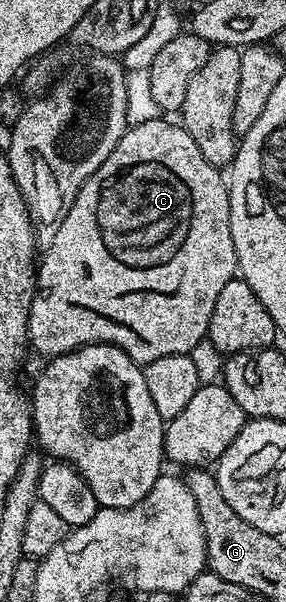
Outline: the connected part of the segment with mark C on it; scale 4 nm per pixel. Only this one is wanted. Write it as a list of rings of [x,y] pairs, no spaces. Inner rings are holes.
[[[161,116],[156,119],[147,120],[145,123],[129,125],[123,136],[118,140],[118,144],[114,148],[114,152],[110,152],[110,156],[106,156],[106,160],[99,168],[84,181],[82,188],[76,193],[76,199],[72,202],[70,212],[66,212],[66,220],[62,220],[62,224],[58,228],[58,232],[54,232],[54,240],[47,243],[45,252],[38,262],[36,272],[36,294],[32,298],[30,304],[30,312],[28,313],[28,341],[33,351],[37,350],[40,354],[45,354],[45,359],[51,360],[59,357],[60,354],[69,354],[72,350],[79,349],[80,346],[94,346],[99,342],[105,342],[111,346],[121,346],[126,352],[126,356],[133,358],[135,362],[147,364],[154,360],[159,360],[161,356],[174,356],[175,354],[190,354],[199,341],[207,339],[208,325],[210,324],[210,316],[214,316],[214,304],[218,301],[218,295],[222,292],[222,288],[226,288],[226,284],[230,284],[232,278],[237,277],[238,267],[236,264],[236,253],[234,252],[234,236],[230,236],[230,200],[228,199],[228,183],[225,175],[214,165],[210,164],[210,160],[206,160],[206,156],[202,156],[202,151],[198,149],[198,144],[194,144],[190,132],[184,130],[183,125],[167,122],[167,117]]]

